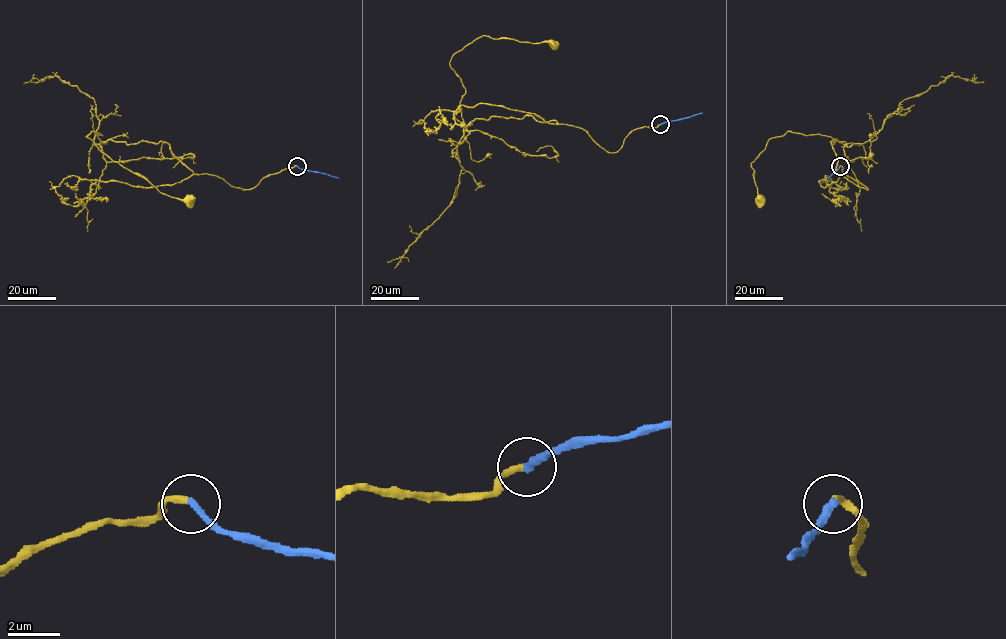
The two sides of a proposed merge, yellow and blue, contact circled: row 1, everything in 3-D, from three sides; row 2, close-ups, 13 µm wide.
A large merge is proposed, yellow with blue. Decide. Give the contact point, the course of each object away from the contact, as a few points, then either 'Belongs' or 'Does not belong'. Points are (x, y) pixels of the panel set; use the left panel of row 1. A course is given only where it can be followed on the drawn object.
Place: (297, 166). Course of yellow: (296, 166), (243, 189), (195, 174), (167, 143), (100, 144), (100, 133), (86, 136), (160, 192), (190, 200). Course of blue: (297, 166), (339, 178). Belongs

